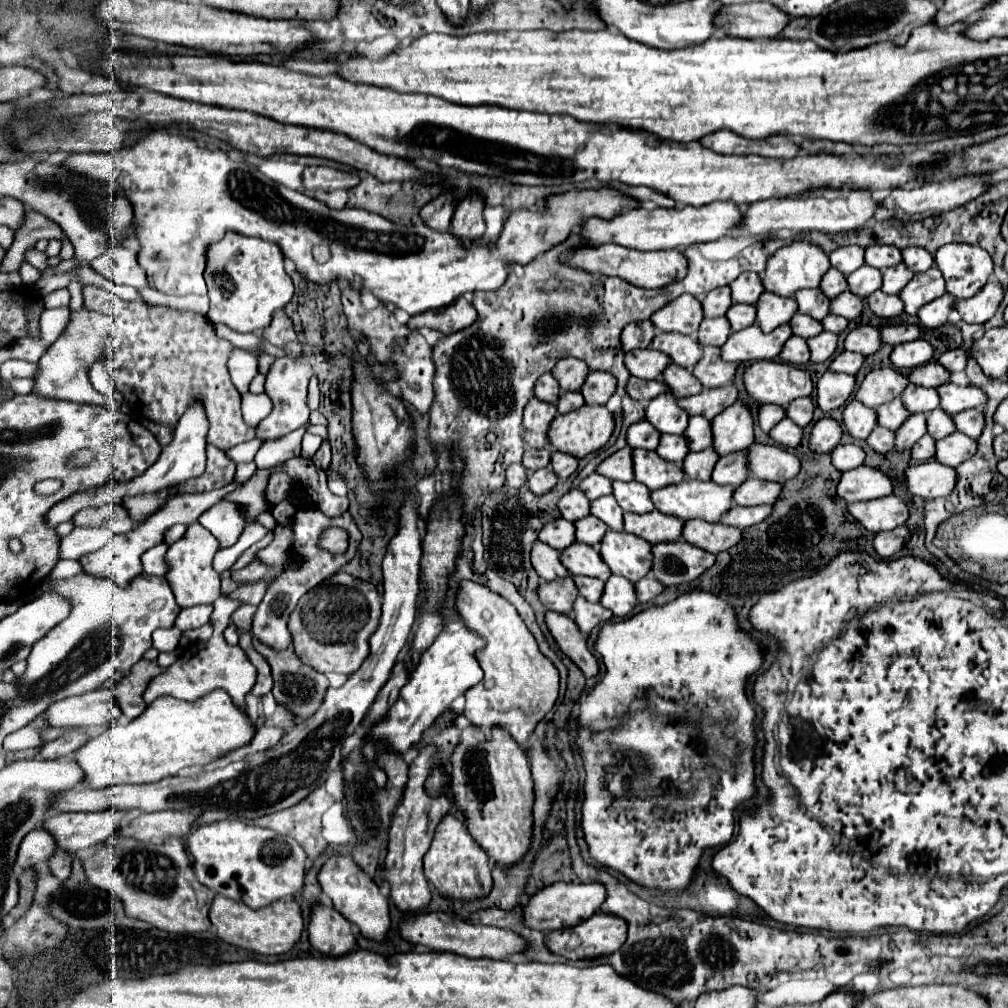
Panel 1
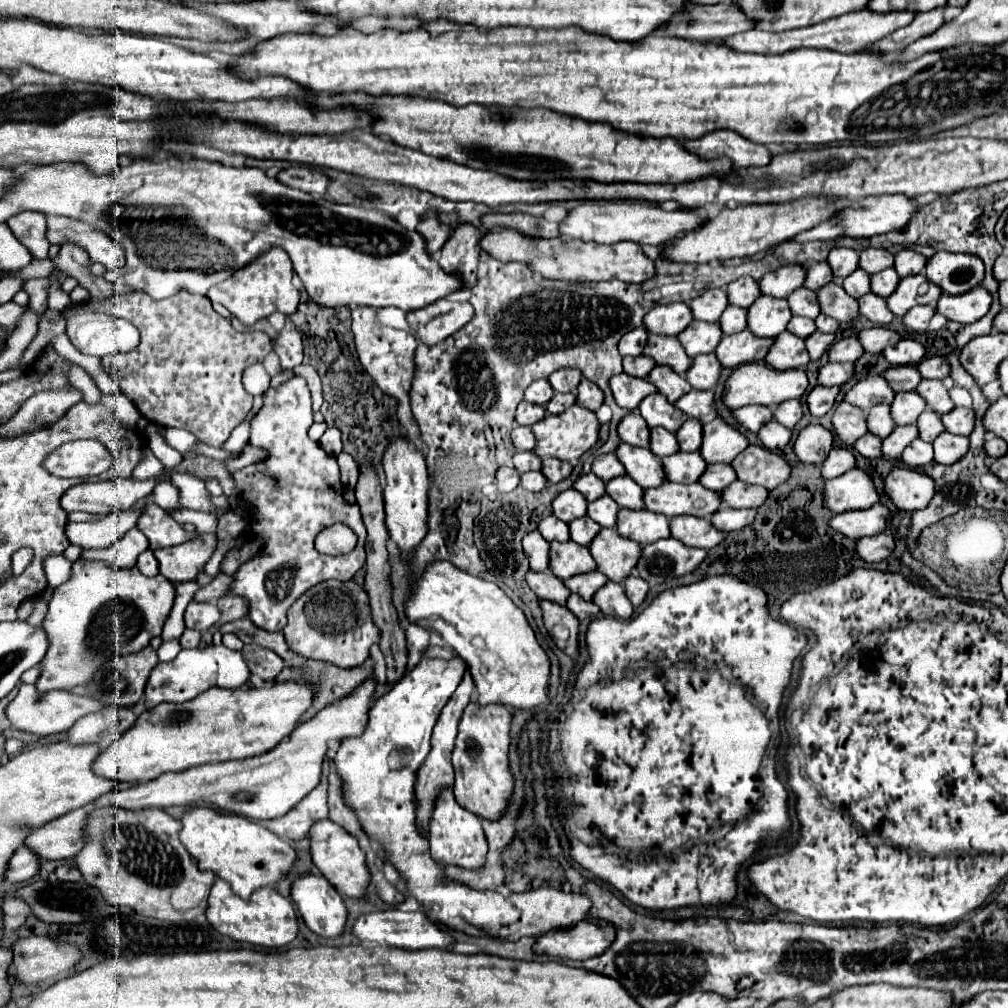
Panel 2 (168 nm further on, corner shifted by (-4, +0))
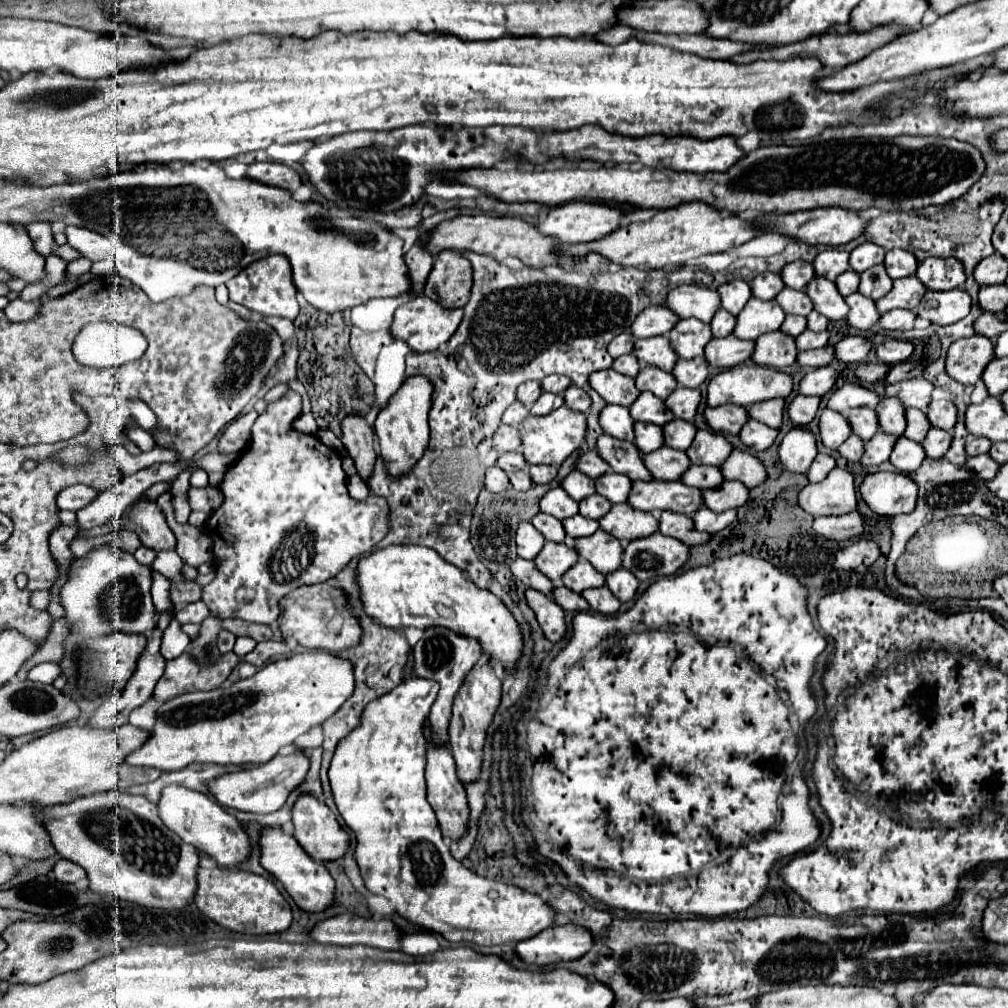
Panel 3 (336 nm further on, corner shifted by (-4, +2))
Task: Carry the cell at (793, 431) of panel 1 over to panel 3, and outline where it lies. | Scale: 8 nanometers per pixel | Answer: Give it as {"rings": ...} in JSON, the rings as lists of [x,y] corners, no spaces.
{"rings":[[[748,420],[748,422],[742,426],[738,438],[740,438],[742,444],[746,444],[748,448],[752,448],[752,450],[758,452],[758,450],[770,448],[770,446],[774,444],[774,440],[776,440],[776,434],[778,434],[778,432],[776,432],[774,428],[764,426],[762,422]]]}

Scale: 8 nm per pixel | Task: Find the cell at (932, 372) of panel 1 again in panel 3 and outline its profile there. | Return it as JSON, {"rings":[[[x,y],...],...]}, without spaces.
{"rings":[[[860,364],[854,370],[854,376],[856,376],[856,380],[862,380],[862,382],[876,382],[888,370],[890,370],[890,366],[886,366],[886,364]]]}

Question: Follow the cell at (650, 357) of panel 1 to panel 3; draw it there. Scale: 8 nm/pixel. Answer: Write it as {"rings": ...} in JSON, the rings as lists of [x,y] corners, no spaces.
{"rings":[[[626,354],[626,356],[620,356],[620,358],[614,360],[612,370],[620,372],[620,374],[624,374],[624,376],[632,376],[632,378],[636,378],[640,366],[638,366],[638,360],[636,360],[632,354]]]}

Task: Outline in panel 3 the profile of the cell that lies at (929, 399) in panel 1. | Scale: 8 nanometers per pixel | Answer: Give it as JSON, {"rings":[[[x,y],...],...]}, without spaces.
{"rings":[[[882,398],[876,406],[876,416],[878,416],[878,426],[886,434],[900,436],[906,428],[906,418],[904,418],[904,406],[896,398]]]}

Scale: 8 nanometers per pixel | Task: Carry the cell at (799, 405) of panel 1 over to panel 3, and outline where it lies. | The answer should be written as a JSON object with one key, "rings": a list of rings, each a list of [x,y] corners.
{"rings":[[[774,398],[774,400],[766,400],[766,402],[758,402],[750,408],[746,408],[748,418],[758,420],[770,428],[780,428],[782,416],[784,416],[784,400],[782,398]]]}

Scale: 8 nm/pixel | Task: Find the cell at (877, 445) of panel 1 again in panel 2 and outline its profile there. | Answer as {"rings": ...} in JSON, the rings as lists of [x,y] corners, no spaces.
{"rings":[[[866,432],[860,440],[856,440],[852,448],[856,448],[856,452],[866,458],[878,458],[882,456],[882,438],[870,436],[870,432]]]}

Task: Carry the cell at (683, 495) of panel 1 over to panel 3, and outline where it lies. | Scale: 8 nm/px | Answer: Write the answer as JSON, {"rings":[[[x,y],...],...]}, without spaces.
{"rings":[[[648,480],[648,482],[632,482],[628,504],[642,512],[654,510],[670,510],[680,512],[686,516],[694,516],[700,508],[702,498],[700,490],[686,486],[682,482],[662,482],[662,480]]]}

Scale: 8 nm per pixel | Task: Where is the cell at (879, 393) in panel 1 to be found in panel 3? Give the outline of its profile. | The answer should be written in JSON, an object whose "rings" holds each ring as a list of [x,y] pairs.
{"rings":[[[844,384],[844,386],[840,386],[840,388],[828,398],[826,408],[844,414],[846,410],[858,408],[858,406],[876,408],[878,400],[880,400],[880,398],[878,398],[876,392],[872,392],[872,390],[868,390],[868,388],[862,388],[860,384]]]}

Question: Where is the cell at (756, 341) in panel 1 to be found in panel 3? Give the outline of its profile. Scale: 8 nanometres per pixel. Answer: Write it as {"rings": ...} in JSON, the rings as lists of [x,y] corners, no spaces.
{"rings":[[[724,336],[724,338],[712,338],[706,344],[704,356],[706,362],[714,368],[734,368],[742,362],[748,362],[754,352],[754,342],[738,340],[736,336]]]}

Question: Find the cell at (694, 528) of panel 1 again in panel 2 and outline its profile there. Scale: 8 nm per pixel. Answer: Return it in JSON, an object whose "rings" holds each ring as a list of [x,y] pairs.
{"rings":[[[676,516],[670,520],[672,538],[680,540],[686,546],[704,548],[710,550],[718,546],[728,534],[722,530],[716,530],[708,520],[696,518],[696,516]]]}

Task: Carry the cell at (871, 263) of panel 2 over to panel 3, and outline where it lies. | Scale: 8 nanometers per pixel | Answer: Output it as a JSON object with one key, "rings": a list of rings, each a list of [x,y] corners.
{"rings":[[[860,244],[858,248],[854,248],[850,252],[850,268],[856,274],[862,274],[864,270],[868,270],[870,266],[882,264],[884,262],[884,254],[886,250],[882,250],[880,246],[874,244]]]}

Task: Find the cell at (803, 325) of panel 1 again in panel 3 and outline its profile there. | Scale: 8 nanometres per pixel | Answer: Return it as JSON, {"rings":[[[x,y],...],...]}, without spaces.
{"rings":[[[786,316],[786,320],[780,326],[780,332],[790,334],[790,336],[798,336],[806,330],[806,318],[804,316]]]}

